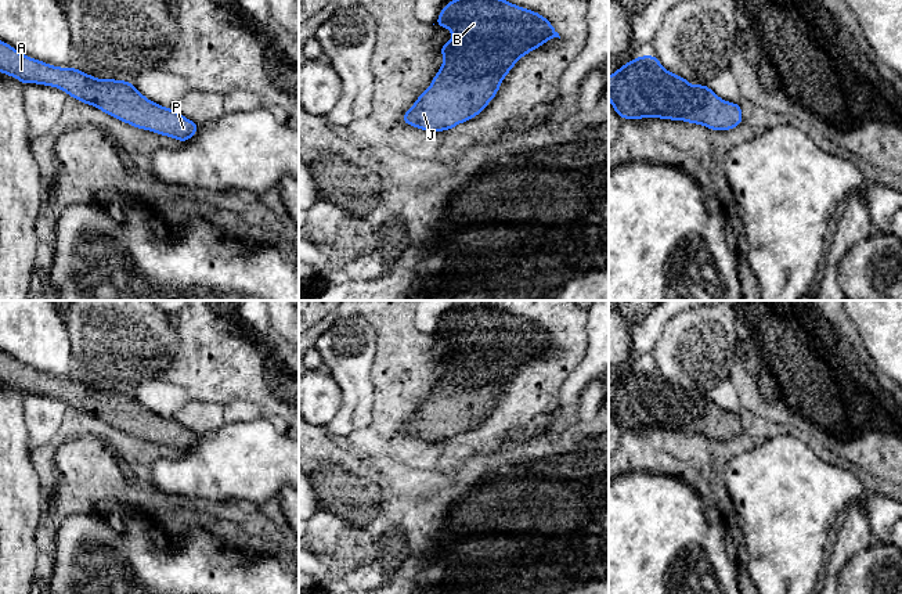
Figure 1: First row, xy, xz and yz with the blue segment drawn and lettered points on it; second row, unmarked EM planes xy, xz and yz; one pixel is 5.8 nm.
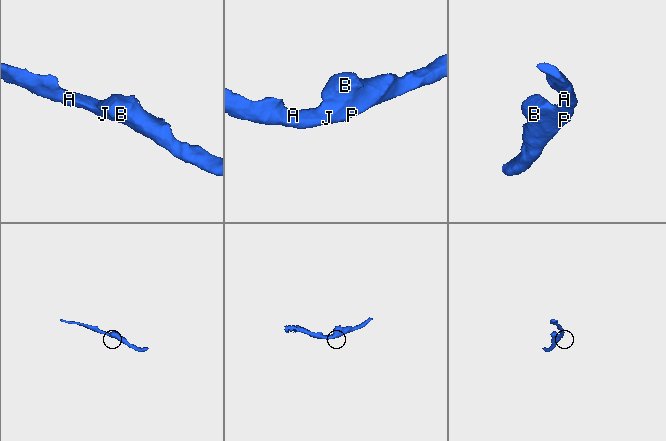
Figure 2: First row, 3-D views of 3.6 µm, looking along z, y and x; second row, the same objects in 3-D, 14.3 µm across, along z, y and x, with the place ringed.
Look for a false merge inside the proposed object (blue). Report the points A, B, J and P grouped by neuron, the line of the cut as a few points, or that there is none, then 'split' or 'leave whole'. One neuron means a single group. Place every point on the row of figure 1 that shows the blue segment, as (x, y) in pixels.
A B J P; no cut; leave whole

